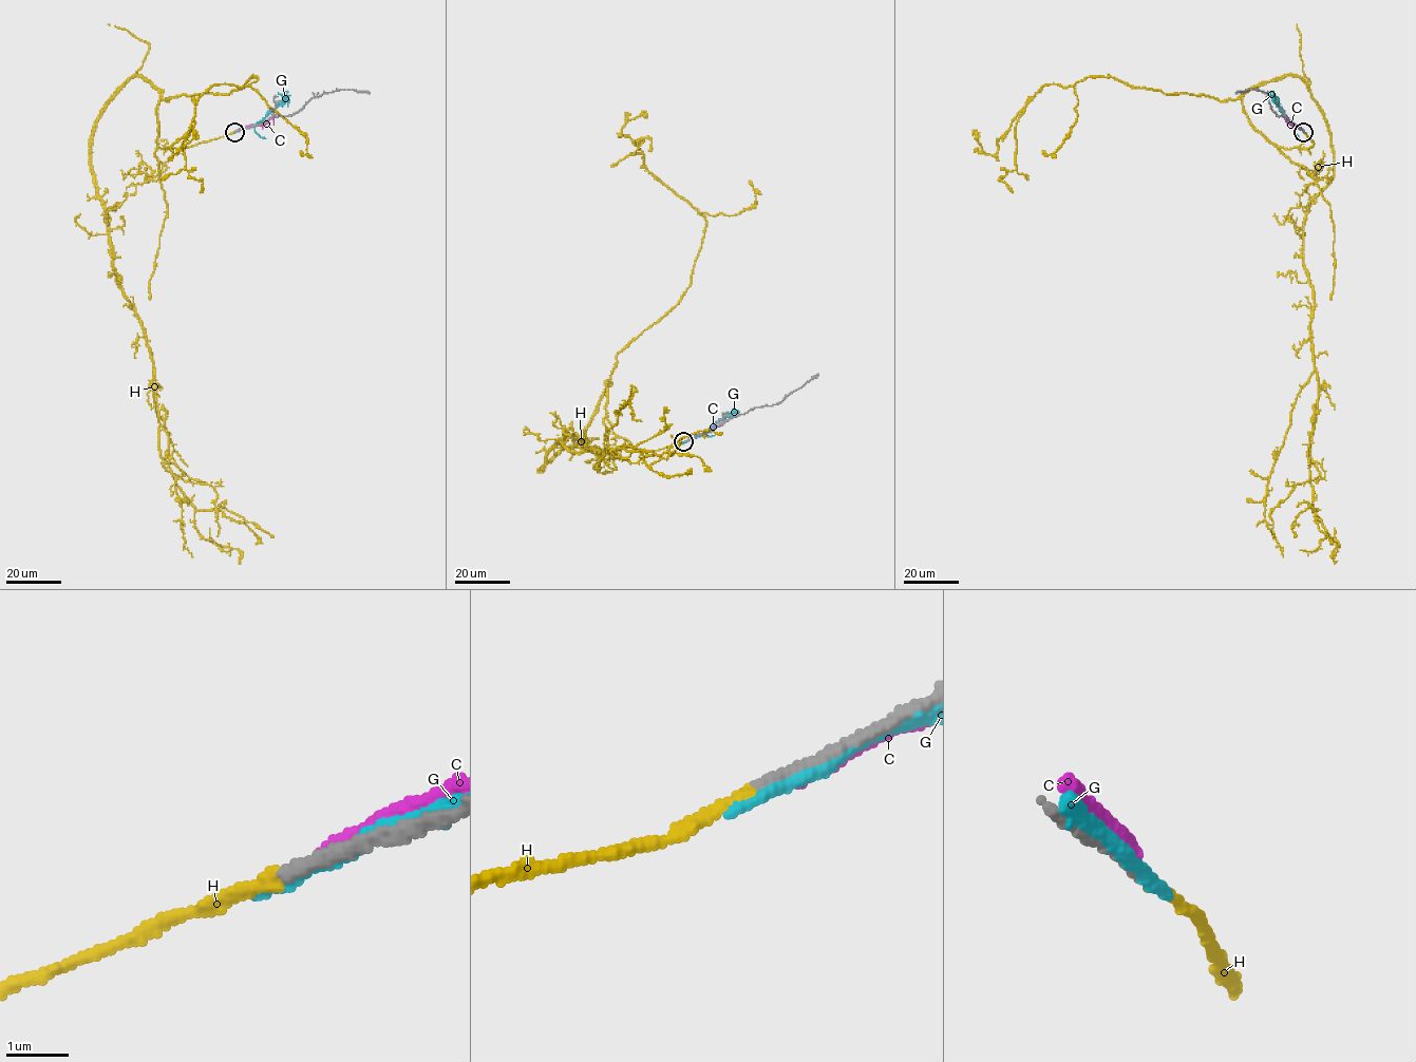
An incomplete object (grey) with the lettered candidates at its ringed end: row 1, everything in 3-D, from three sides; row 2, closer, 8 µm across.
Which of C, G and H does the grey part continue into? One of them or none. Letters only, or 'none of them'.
H

